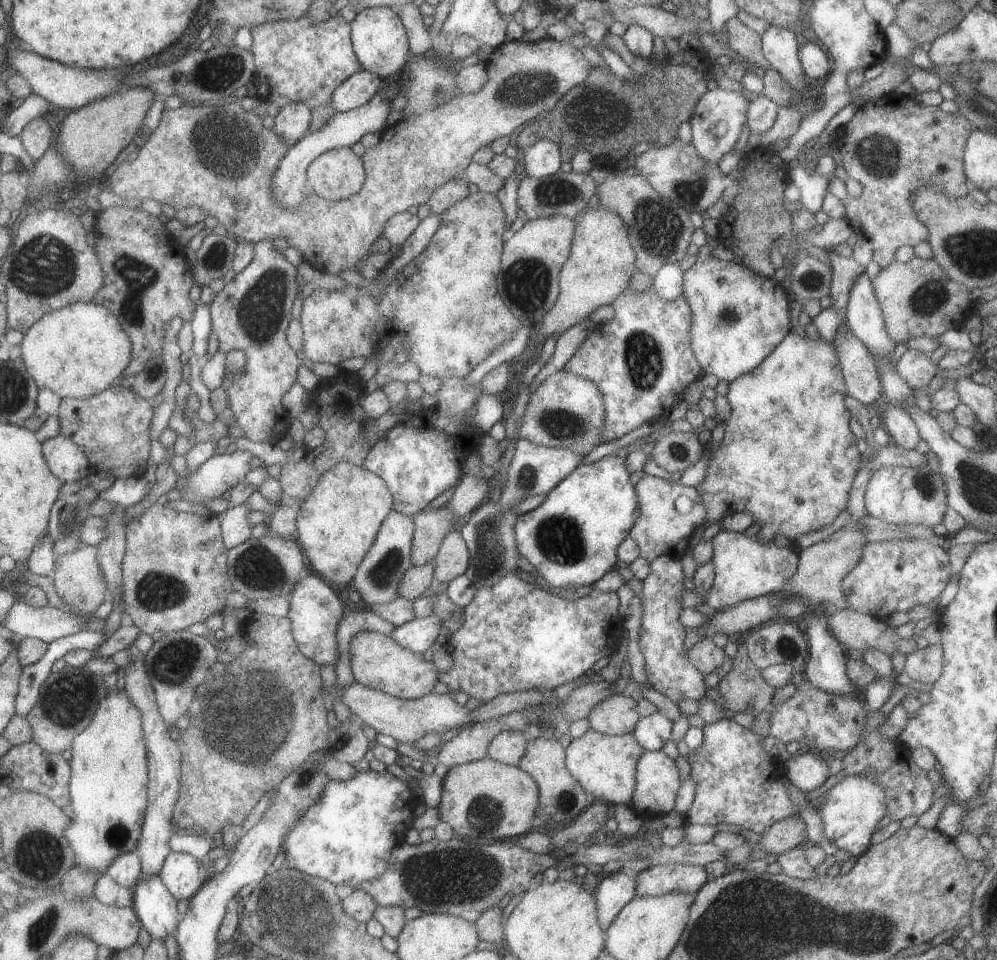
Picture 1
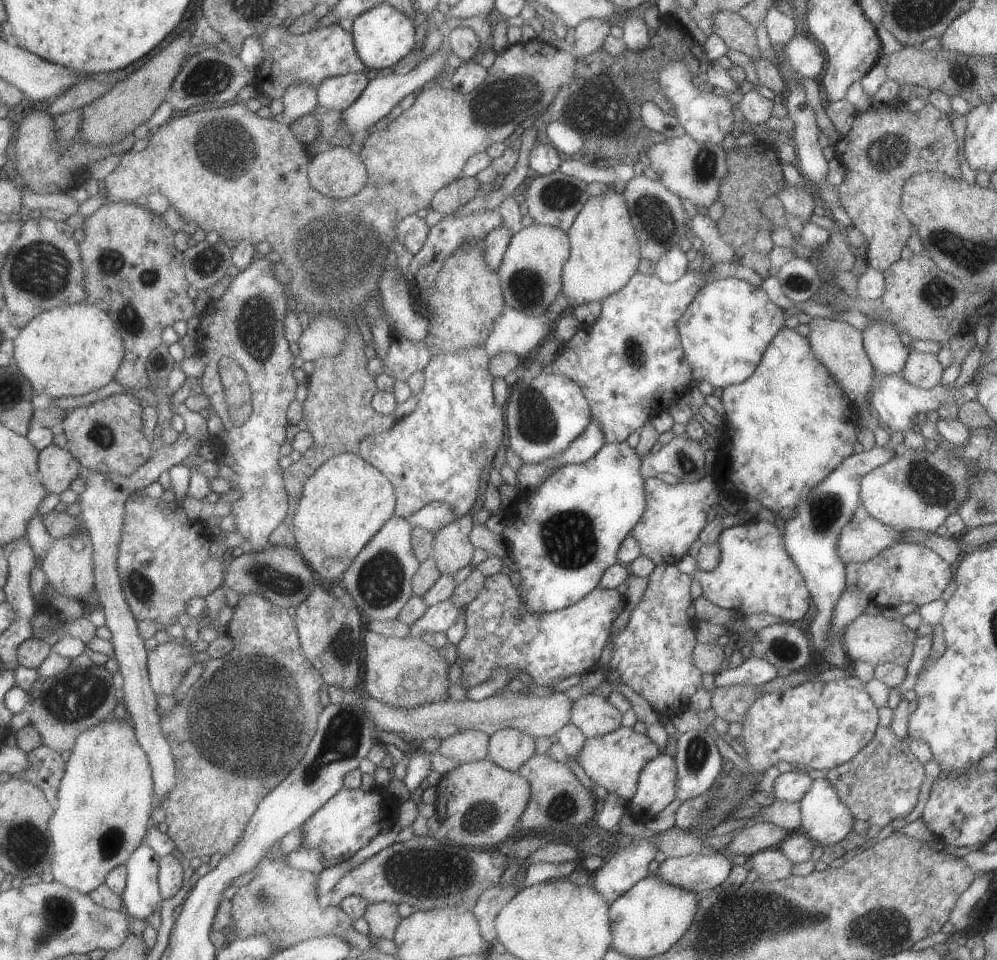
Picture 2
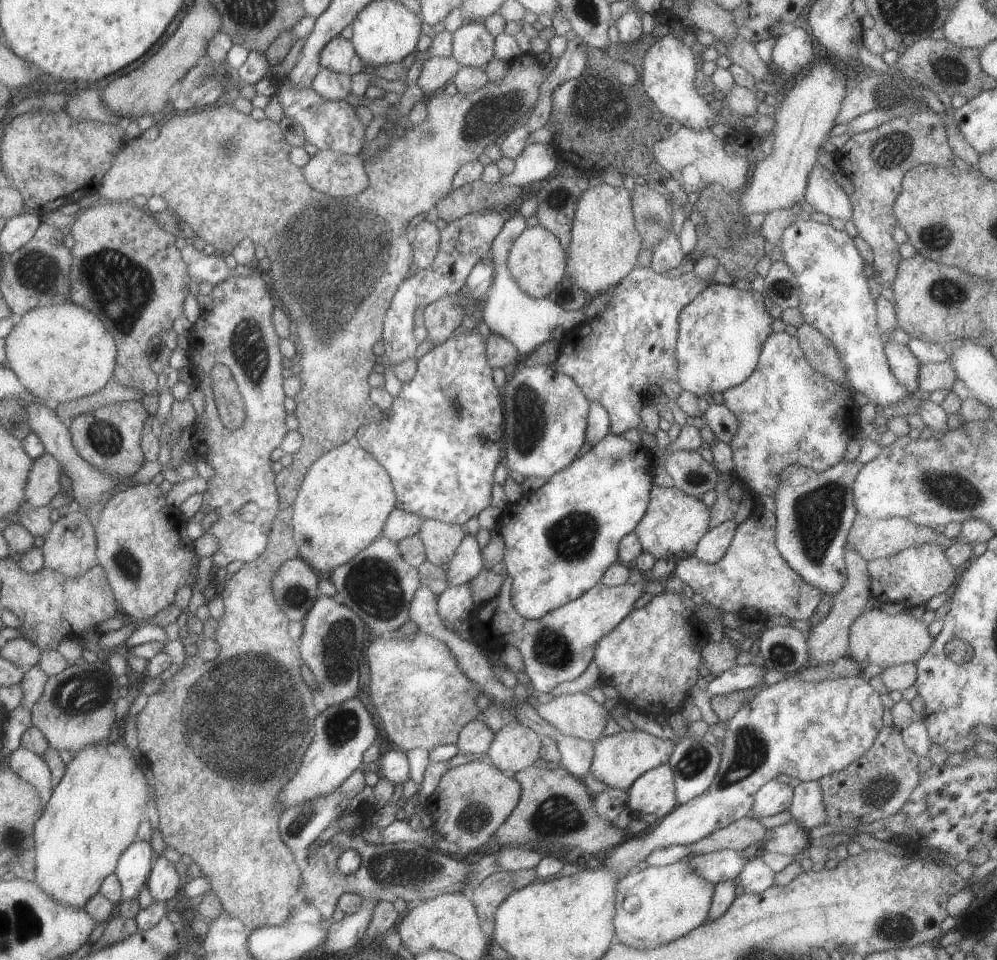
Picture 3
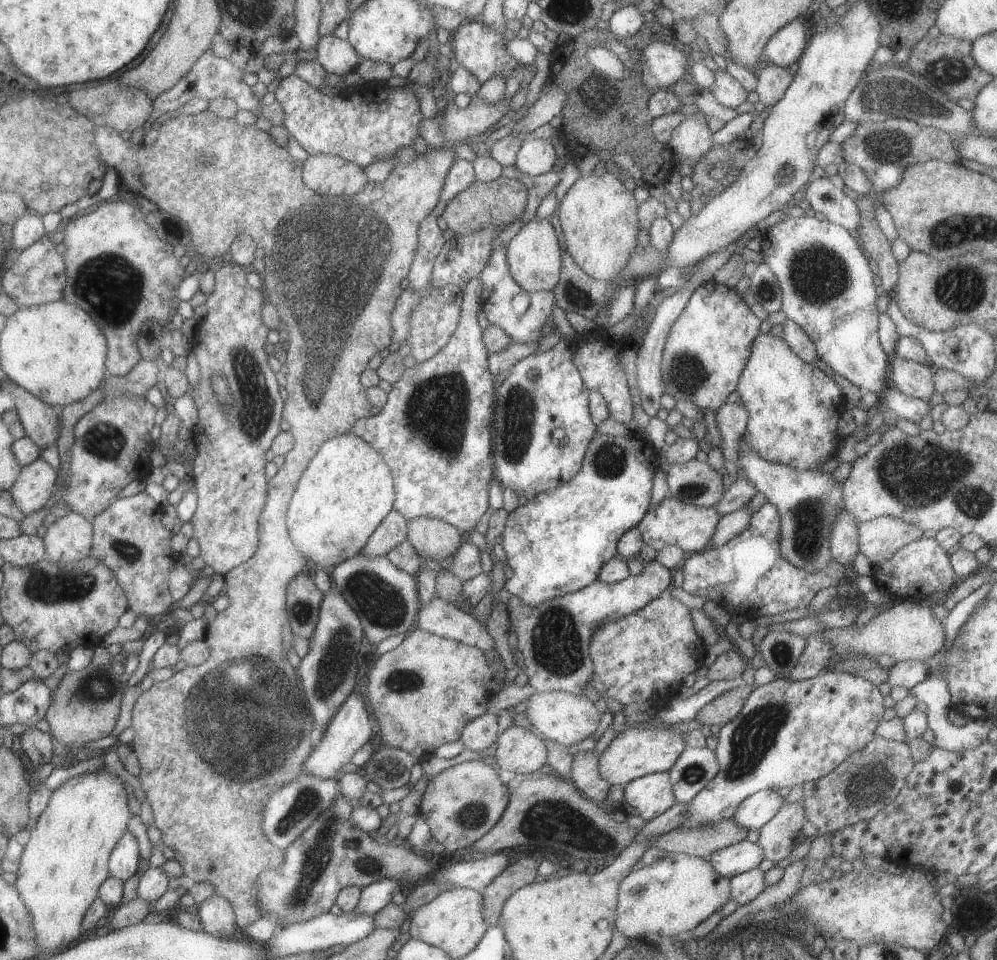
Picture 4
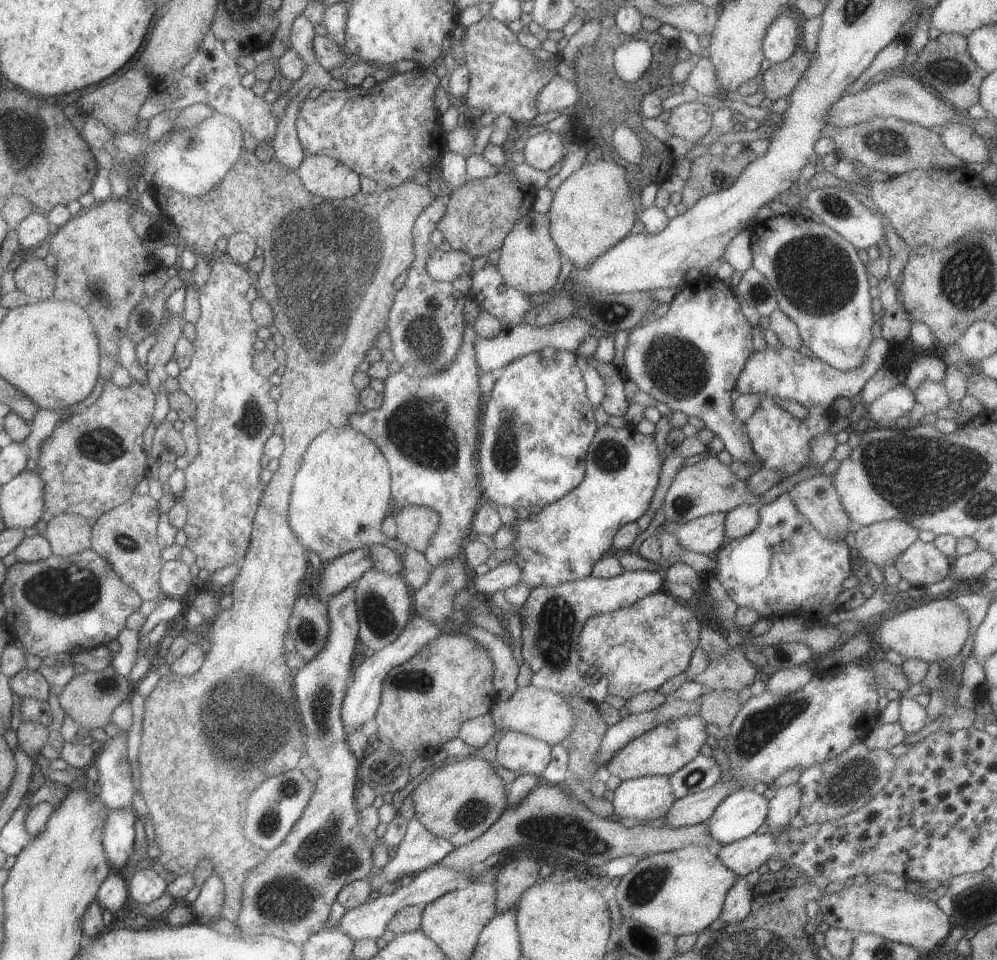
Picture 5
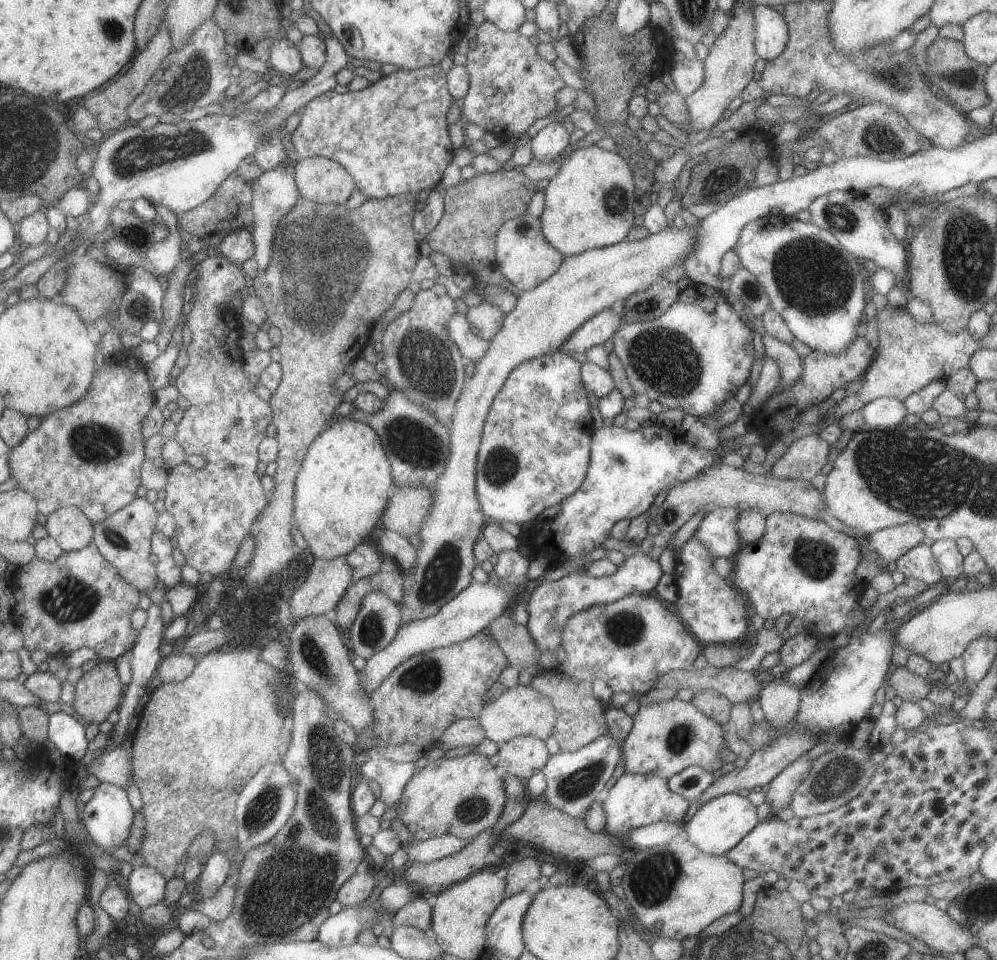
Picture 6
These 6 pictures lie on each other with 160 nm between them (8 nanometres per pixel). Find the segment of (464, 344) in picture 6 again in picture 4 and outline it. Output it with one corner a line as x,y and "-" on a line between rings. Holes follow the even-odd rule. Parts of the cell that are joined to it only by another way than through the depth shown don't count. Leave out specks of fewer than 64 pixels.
539,340
535,342
509,342
509,346
501,352
488,354
487,368
493,378
510,370
521,358
526,358
539,350

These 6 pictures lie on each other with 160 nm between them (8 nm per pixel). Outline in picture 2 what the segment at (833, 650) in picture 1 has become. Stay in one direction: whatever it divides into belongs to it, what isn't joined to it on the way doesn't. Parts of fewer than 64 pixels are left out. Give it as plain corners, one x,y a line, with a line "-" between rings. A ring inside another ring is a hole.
880,447
853,453
844,458
819,484
816,484
805,499
801,499
793,510
794,516
784,521
783,542
786,553
795,563
804,578
810,599
815,606
815,617
809,625
809,636
813,646
814,664
822,664
821,652
828,645
828,633
834,604
846,588
845,567
836,553
836,540
841,528
851,520
859,506
860,480
870,470
893,458
896,450

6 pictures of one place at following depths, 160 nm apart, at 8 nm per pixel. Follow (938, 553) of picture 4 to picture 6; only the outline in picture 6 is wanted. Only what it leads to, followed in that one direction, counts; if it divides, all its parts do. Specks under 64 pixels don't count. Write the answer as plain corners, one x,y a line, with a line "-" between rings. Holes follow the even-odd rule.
917,544
914,548
905,552
895,564
897,571
903,574
905,579
917,579
925,583
927,588
943,580
931,548
925,546
925,544

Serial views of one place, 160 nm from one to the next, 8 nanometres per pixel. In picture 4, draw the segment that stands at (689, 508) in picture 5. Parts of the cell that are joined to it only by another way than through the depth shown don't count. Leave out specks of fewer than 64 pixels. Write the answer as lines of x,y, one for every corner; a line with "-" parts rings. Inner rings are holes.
691,459
683,464
667,467
668,494
673,500
689,506
709,508
721,500
723,493
722,476
707,462

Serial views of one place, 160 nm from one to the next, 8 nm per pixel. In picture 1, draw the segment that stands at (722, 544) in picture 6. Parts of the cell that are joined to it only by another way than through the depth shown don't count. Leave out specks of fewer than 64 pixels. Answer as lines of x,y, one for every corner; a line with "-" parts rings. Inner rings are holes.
645,475
637,484
638,518
630,529
629,537
638,547
640,558
651,562
659,556
684,560
691,535
705,524
707,512
701,492
695,487
685,487
655,476

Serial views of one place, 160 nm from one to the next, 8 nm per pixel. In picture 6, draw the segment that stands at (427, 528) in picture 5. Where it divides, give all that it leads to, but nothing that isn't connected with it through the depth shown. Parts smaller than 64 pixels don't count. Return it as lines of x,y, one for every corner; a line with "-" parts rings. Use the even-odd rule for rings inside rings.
393,486
379,525
403,537
417,535
423,516
429,514
431,491
425,486

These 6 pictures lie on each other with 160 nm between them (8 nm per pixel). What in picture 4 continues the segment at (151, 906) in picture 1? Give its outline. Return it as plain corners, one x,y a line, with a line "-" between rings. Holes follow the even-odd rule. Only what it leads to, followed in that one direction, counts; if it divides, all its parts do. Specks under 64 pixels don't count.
125,830
109,854
108,874
125,883
125,880
135,874
139,860
140,853
135,836
129,830

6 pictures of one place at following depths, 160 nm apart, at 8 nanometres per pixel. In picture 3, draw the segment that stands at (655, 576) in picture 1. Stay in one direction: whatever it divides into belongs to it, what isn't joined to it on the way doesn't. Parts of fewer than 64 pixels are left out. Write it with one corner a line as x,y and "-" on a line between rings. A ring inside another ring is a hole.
674,581
670,585
671,587
661,593
653,595
642,608
629,611
629,614
626,614
611,632
599,638
593,647
593,661
600,670
600,684
612,685
617,690
618,700
623,702
628,710
638,710
640,713
650,714
652,718
662,716
672,719
689,700
688,690
696,684
699,677
697,666
702,662
701,647
709,642
706,625
683,604

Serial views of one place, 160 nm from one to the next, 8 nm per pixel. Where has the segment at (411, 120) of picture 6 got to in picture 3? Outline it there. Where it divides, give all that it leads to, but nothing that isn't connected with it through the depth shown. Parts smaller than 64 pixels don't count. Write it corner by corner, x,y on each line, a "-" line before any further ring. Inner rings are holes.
286,77
275,90
275,94
283,115
287,115
302,128
306,142
315,146
317,151
329,149
348,155
357,155
361,152
365,127
357,119
354,107
347,101
325,100
311,88
293,87

